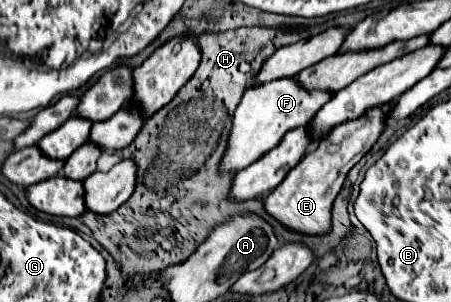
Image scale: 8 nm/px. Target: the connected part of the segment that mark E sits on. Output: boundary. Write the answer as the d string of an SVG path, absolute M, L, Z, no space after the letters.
M391 103L383 105L383 109L371 109L371 113L363 113L359 121L347 121L347 125L337 125L331 129L331 133L327 133L327 141L317 141L315 147L299 161L299 165L287 173L285 181L265 199L267 213L293 231L307 235L327 233L331 229L331 205L339 195L349 169L359 163L361 157L377 143L387 127L387 117L393 107L395 105Z

